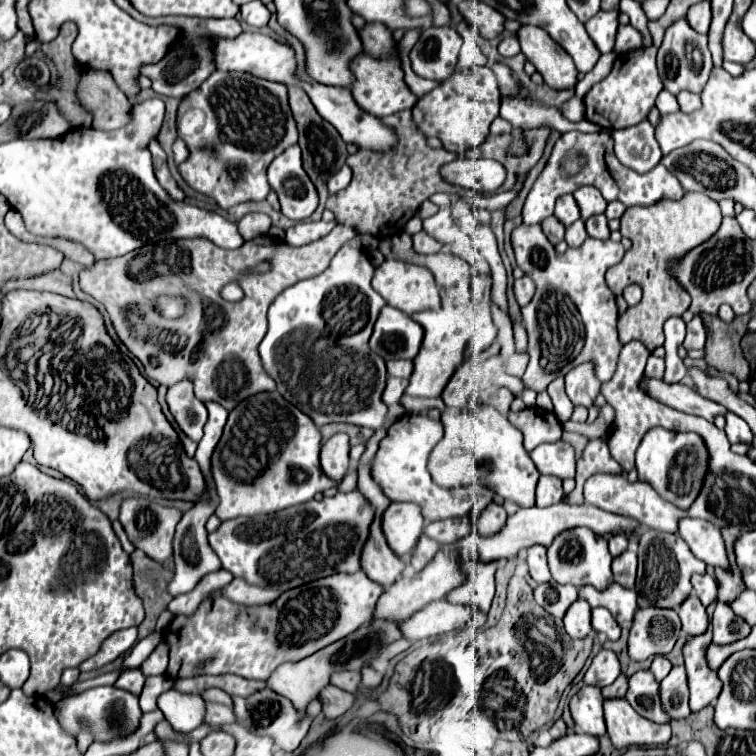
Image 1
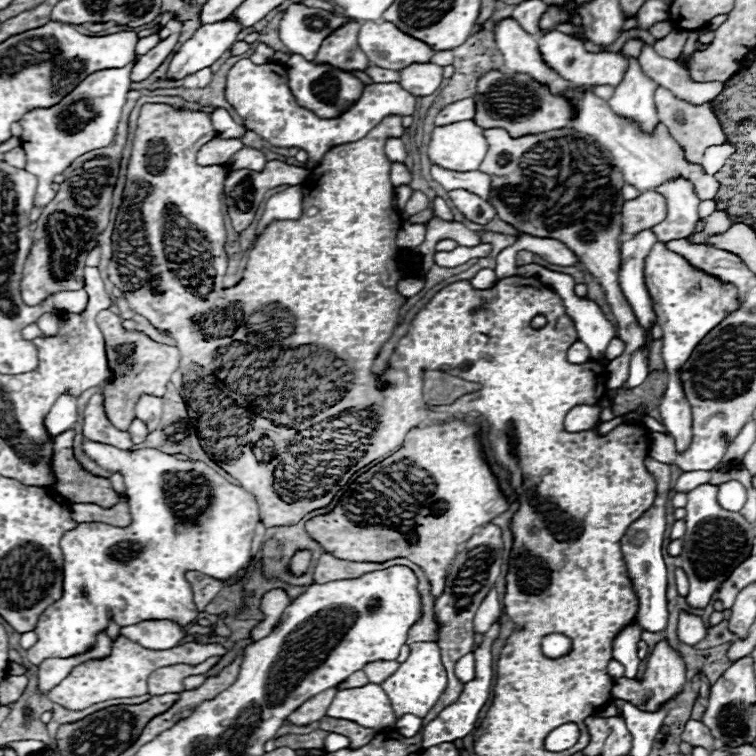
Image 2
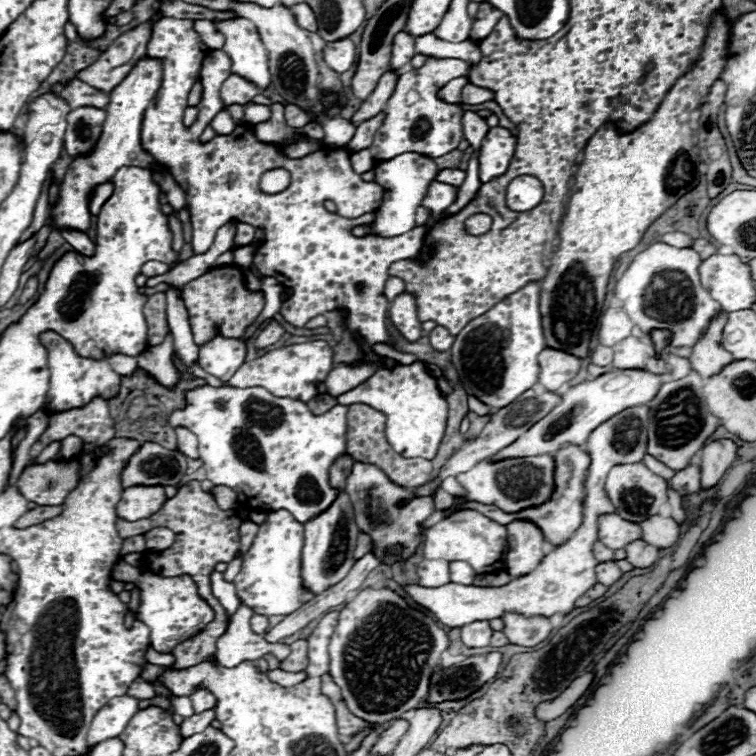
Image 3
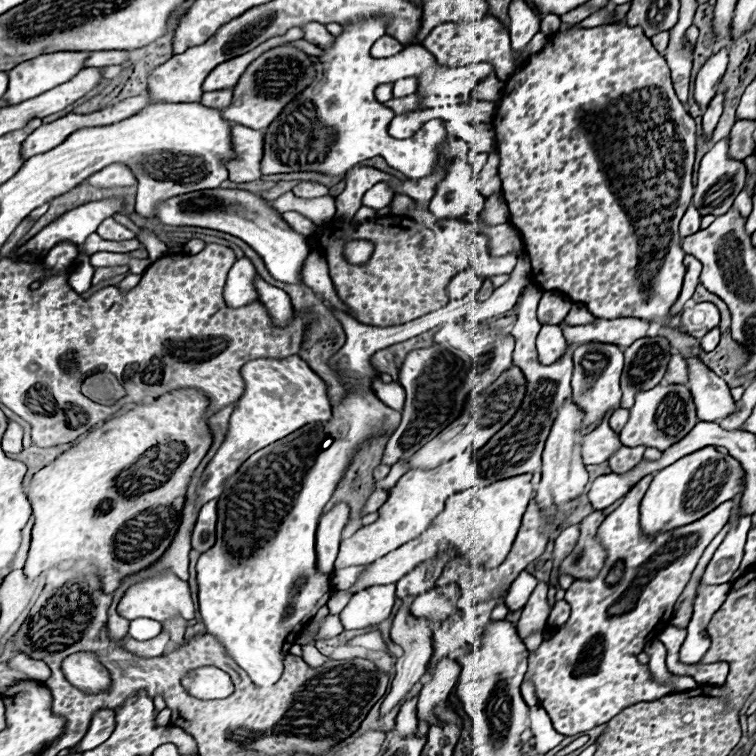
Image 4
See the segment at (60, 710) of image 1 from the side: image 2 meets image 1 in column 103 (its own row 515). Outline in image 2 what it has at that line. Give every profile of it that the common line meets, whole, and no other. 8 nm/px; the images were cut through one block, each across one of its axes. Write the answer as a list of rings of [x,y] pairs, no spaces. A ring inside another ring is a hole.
[[[712,484],[698,486],[688,492],[686,504],[686,534],[684,534],[684,548],[678,556],[678,566],[686,572],[690,580],[690,592],[686,602],[694,610],[704,610],[714,594],[718,592],[720,584],[732,574],[736,566],[740,566],[752,552],[754,544],[754,528],[752,524],[738,512],[728,512],[720,508],[716,500],[718,488]]]

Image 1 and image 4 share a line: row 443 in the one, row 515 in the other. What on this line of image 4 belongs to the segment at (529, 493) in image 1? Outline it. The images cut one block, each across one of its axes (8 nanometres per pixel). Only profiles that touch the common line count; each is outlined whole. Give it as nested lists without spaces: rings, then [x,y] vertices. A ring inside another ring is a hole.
[[[518,474],[512,478],[492,482],[490,486],[484,486],[484,488],[476,486],[450,496],[446,500],[444,512],[436,516],[436,520],[432,522],[432,528],[428,528],[424,536],[418,536],[416,540],[400,546],[396,552],[390,552],[388,556],[368,564],[366,570],[358,576],[356,584],[348,588],[348,592],[356,594],[370,586],[396,584],[396,580],[408,574],[416,564],[436,556],[438,552],[444,552],[444,548],[456,548],[458,556],[464,556],[472,564],[484,564],[488,568],[502,564],[504,556],[510,552],[512,540],[516,538],[528,500],[532,498],[530,480],[532,480],[532,474]]]

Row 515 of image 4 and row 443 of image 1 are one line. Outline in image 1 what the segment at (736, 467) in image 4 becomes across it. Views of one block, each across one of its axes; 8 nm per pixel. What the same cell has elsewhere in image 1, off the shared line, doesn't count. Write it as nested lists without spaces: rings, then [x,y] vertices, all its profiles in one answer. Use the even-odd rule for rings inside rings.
[[[652,428],[652,430],[648,430],[648,432],[644,434],[640,446],[638,446],[638,452],[636,452],[636,468],[638,468],[638,478],[640,478],[642,482],[652,484],[652,488],[656,488],[656,492],[658,492],[664,500],[676,504],[676,506],[682,508],[682,510],[688,510],[688,508],[694,504],[694,498],[696,498],[696,496],[692,496],[694,490],[696,490],[696,478],[692,480],[694,484],[692,484],[690,492],[686,492],[686,494],[674,492],[674,490],[670,488],[670,478],[668,478],[668,470],[670,470],[676,454],[682,452],[682,450],[686,450],[686,452],[696,450],[698,462],[706,462],[706,468],[702,468],[702,480],[704,480],[706,474],[708,474],[708,470],[710,470],[710,466],[708,466],[708,454],[706,454],[706,444],[704,444],[704,440],[702,440],[698,434],[694,434],[694,432],[674,432],[674,430],[664,430],[664,428]]]

